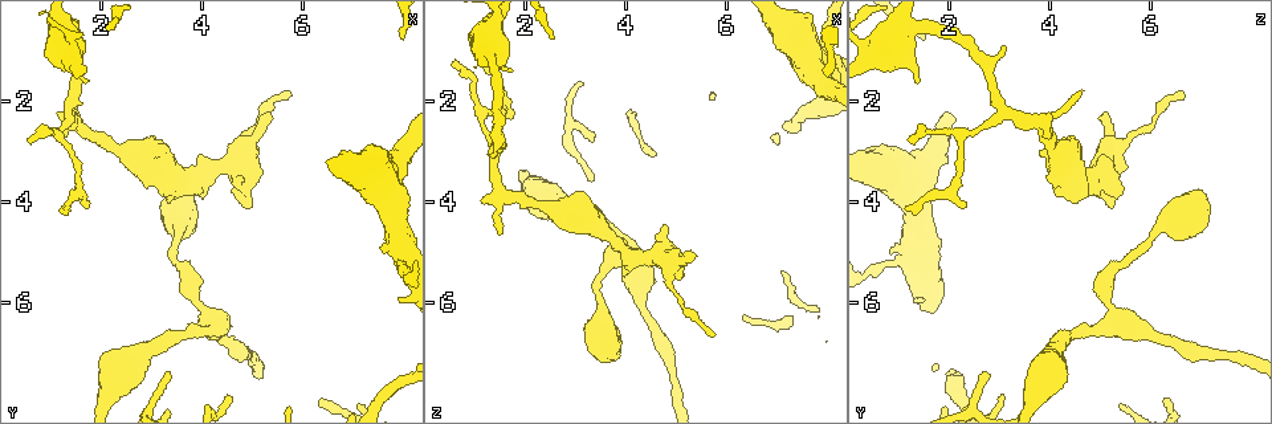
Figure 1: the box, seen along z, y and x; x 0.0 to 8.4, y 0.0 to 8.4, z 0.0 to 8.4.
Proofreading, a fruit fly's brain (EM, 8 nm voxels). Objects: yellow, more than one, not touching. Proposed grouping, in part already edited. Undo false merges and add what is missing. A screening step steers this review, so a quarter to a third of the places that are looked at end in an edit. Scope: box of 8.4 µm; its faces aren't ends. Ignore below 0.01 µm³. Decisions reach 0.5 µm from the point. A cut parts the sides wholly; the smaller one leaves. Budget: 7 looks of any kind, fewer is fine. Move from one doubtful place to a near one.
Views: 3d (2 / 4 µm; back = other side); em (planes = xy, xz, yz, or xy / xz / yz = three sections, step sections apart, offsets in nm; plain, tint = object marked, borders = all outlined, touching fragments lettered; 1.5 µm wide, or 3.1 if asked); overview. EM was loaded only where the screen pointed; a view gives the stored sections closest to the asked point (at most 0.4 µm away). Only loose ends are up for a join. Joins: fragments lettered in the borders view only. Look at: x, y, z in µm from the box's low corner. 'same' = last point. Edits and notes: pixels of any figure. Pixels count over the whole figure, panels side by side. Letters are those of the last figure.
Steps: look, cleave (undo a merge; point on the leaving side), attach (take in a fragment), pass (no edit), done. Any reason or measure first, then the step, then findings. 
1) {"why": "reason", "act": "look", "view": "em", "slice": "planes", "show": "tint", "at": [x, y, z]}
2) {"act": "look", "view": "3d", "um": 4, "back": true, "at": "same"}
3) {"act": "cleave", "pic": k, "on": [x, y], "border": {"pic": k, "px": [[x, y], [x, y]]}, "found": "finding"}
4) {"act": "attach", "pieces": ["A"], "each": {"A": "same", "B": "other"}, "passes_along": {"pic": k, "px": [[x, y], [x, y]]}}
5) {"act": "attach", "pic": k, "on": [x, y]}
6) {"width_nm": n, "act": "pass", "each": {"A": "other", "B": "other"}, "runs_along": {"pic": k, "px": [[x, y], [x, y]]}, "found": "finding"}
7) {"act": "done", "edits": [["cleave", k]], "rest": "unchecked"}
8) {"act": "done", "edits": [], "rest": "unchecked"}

{"why": "calibre changes", "act": "look", "view": "3d", "um": 4, "back": true, "at": [3.55, 4.60, 6.15]}

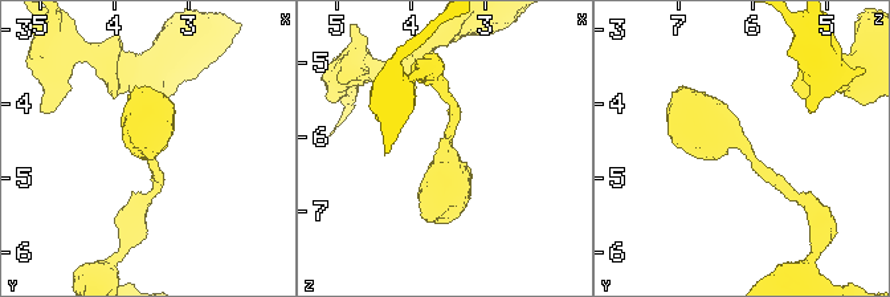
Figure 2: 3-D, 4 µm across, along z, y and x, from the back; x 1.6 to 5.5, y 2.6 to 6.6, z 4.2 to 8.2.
{"why": "need the tissue", "act": "look", "view": "em", "slice": "planes", "show": "borders", "at": [3.55, 4.50, 6.20]}

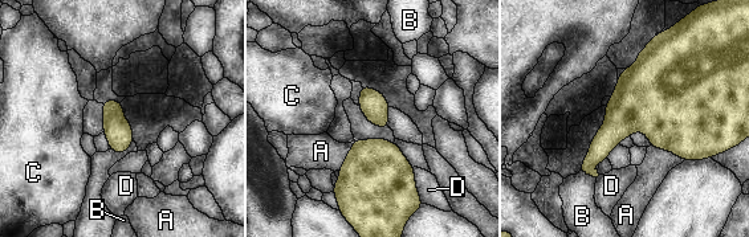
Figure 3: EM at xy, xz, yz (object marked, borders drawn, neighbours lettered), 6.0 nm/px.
{"longest_contact_nm": ["A", 240], "act": "pass", "each": {"A": "other", "B": "other", "C": "other", "D": "other"}, "border": {"pic": 3, "px": [[650, 144], [667, 148], [684, 159]]}, "found": "all the same neuron"}

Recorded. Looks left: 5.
{"why": "branch stops here", "act": "look", "view": "3d", "um": 4, "at": [5.40, 2.25, 5.05]}

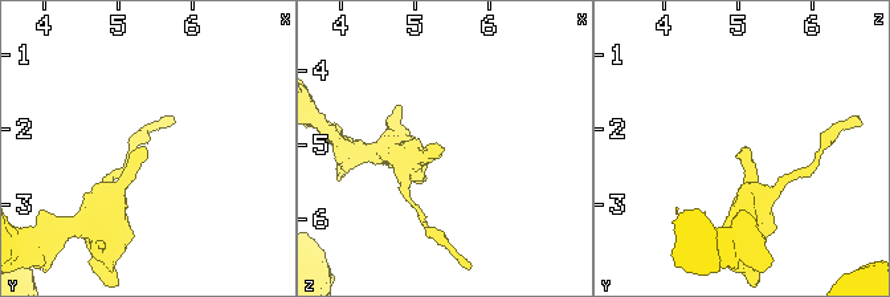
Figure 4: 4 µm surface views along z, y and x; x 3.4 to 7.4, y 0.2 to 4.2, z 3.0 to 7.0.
{"why": "need the tissue", "act": "look", "view": "em", "slice": "planes", "show": "borders", "at": [5.35, 2.20, 5.05]}

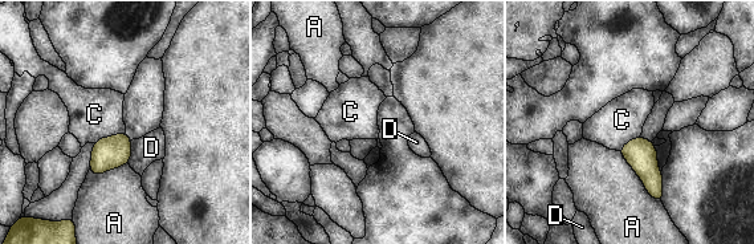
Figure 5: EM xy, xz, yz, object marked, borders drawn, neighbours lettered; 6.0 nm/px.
{"act": "pass", "each": {"A": "other", "C": "other", "D": "other"}, "border": {"pic": 5, "px": [[125, 131], [98, 138], [93, 142]]}, "found": "none of them fits"}

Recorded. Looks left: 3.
{"act": "look", "view": "3d", "um": 2, "at": [0.60, 2.80, 1.30]}

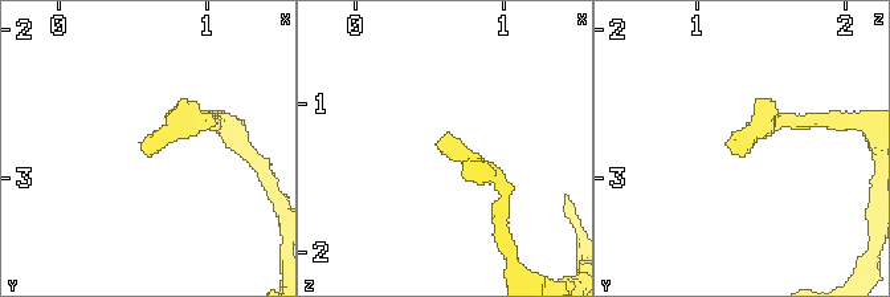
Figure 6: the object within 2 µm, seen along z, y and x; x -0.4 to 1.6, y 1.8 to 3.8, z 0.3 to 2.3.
{"why": "need the tissue", "act": "look", "view": "em", "slice": "planes", "show": "borders", "at": [0.60, 2.84, 1.32]}

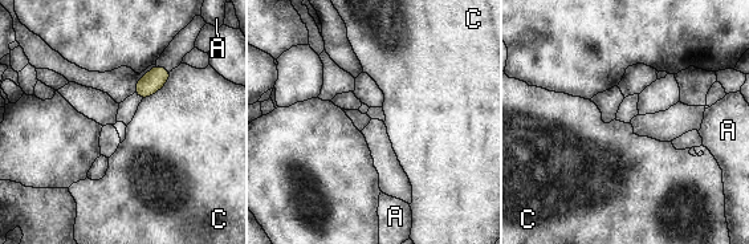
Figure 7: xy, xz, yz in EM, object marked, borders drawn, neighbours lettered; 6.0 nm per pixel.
{"width_nm": 120, "act": "pass", "each": {"A": "other", "C": "other"}, "border": {"pic": 7, "px": [[172, 70], [161, 88], [142, 100]]}, "found": "no lettered fragment goes on from it"}

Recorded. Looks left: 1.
{"act": "done", "edits": [], "rest": "unchecked"}

